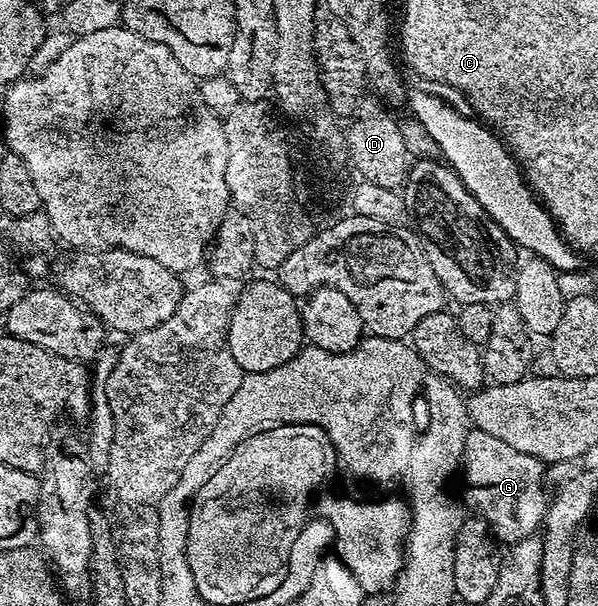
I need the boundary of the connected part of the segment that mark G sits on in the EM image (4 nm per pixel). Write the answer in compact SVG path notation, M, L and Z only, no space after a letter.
M473 427L466 438L462 461L463 503L469 513L481 516L501 545L517 544L541 527L548 510L550 496L544 493L544 469L539 458L520 453L502 439Z

